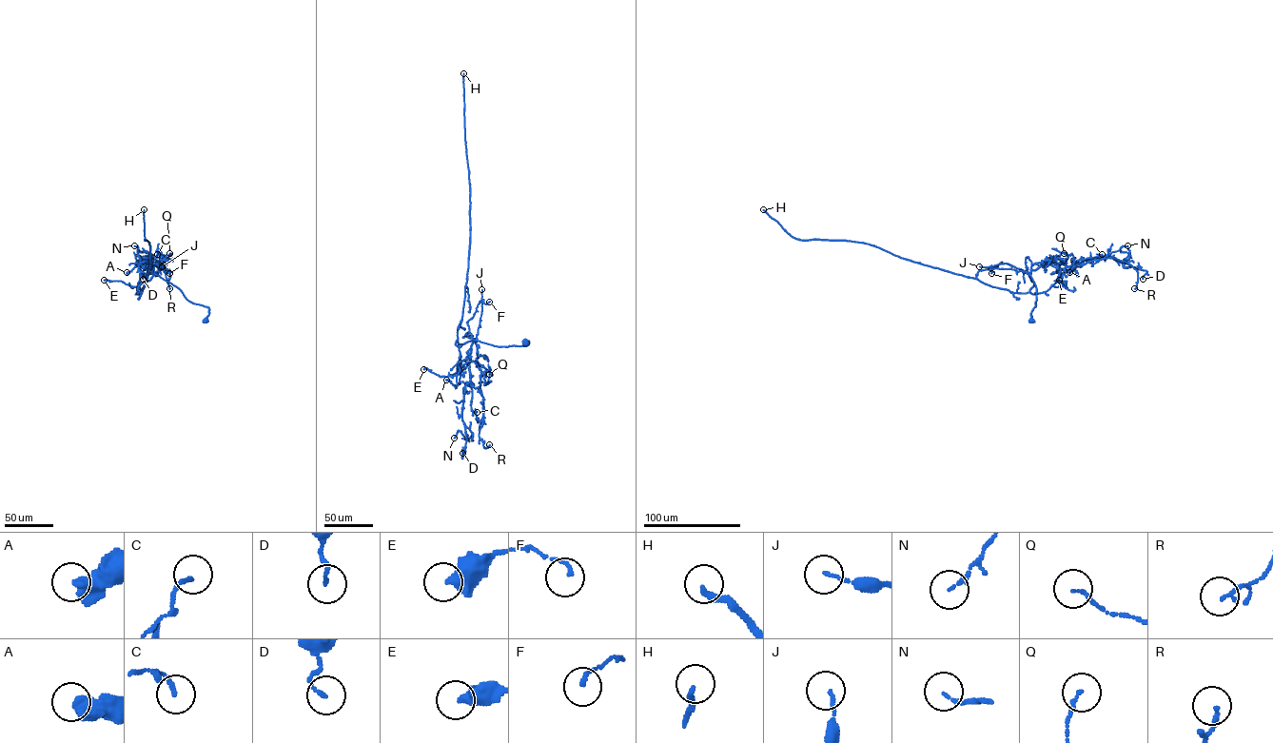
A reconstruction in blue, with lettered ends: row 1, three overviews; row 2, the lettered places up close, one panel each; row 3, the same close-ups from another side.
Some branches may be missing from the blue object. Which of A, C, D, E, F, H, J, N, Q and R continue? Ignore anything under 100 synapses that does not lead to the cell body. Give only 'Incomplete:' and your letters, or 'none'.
Incomplete: H

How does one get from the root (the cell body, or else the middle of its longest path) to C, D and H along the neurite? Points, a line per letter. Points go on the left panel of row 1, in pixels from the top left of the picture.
C: (205, 320), (208, 307), (189, 302), (155, 273), (153, 266), (158, 262), (161, 269), (164, 261), (157, 254)
D: (205, 320), (209, 308), (156, 275), (149, 258), (146, 266), (142, 257), (143, 279)
H: (205, 320), (208, 307), (189, 302), (157, 275), (142, 283), (137, 293), (150, 263), (144, 209)

